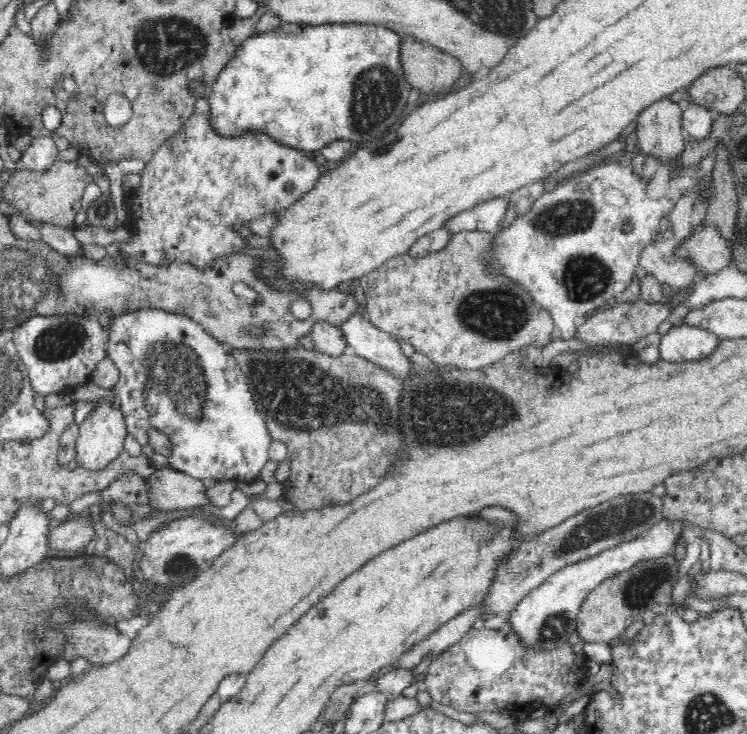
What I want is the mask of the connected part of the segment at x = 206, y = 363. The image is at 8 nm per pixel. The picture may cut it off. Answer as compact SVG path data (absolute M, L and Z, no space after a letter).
M156 306L122 310L110 316L108 322L107 354L116 362L120 369L120 382L113 389L117 396L117 406L123 414L127 432L132 433L141 444L141 451L149 459L154 469L172 470L189 476L190 478L203 481L204 478L217 478L224 481L241 482L252 484L258 481L262 474L262 468L270 462L270 446L273 441L267 420L260 414L256 407L256 401L251 393L251 385L247 382L245 374L240 366L229 354L228 345L212 336L206 329L197 323L191 316L176 310L168 310Z

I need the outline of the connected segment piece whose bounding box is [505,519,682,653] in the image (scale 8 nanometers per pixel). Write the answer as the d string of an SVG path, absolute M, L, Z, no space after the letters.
M663 519L646 534L642 540L632 542L617 541L614 548L603 550L598 554L580 561L574 566L562 568L552 574L546 582L538 588L533 588L525 594L512 610L505 615L517 644L524 651L544 653L568 646L568 638L574 633L574 614L580 608L581 600L605 577L612 576L613 572L632 568L638 562L649 559L658 559L673 552L676 538L682 532L680 521Z

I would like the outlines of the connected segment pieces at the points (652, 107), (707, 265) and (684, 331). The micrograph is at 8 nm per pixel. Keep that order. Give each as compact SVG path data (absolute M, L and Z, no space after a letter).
M669 95L649 104L637 114L638 146L644 155L674 163L684 150L682 106Z
M702 224L694 232L681 239L674 248L674 259L690 258L697 271L716 274L722 268L731 266L730 247L715 228Z
M684 323L673 325L661 335L659 342L659 360L668 363L702 359L712 352L718 337L702 327Z

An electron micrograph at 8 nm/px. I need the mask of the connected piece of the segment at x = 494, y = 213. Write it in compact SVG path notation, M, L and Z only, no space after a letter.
M508 196L498 197L477 204L470 210L460 212L455 219L450 220L445 226L450 227L452 231L477 230L493 233L506 218L510 200Z

